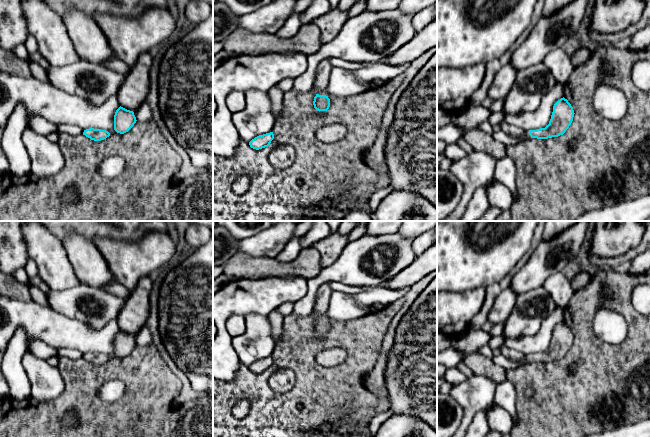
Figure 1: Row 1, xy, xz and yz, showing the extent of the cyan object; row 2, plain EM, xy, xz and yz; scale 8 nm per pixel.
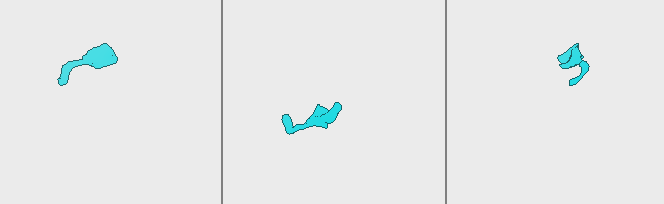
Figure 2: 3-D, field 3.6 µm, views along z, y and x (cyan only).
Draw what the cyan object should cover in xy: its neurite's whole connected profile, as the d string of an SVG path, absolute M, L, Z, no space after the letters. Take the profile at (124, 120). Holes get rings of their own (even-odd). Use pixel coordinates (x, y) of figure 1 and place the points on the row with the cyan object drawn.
M120 106L114 115L114 130L117 133L124 134L134 126L136 121L133 111Z

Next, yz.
M564 97L558 100L553 106L553 112L549 124L545 128L537 130L520 131L519 135L523 140L529 138L548 139L563 135L573 121L574 110L571 104Z

